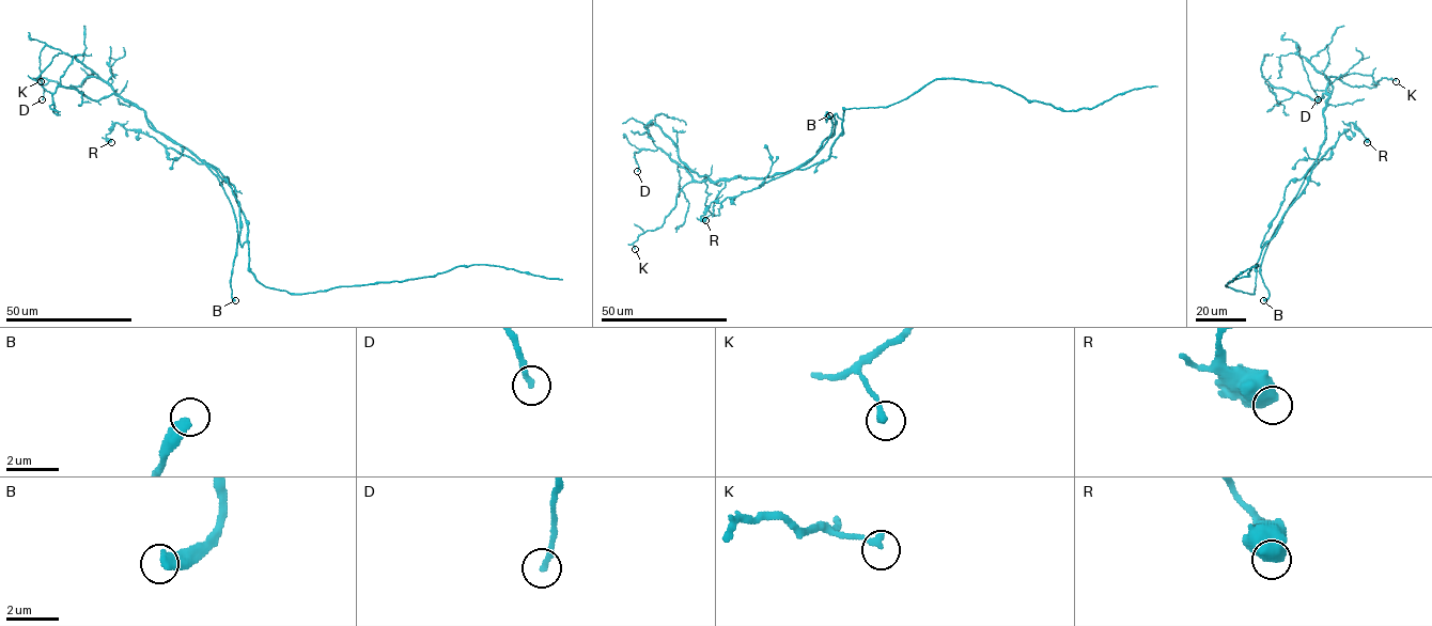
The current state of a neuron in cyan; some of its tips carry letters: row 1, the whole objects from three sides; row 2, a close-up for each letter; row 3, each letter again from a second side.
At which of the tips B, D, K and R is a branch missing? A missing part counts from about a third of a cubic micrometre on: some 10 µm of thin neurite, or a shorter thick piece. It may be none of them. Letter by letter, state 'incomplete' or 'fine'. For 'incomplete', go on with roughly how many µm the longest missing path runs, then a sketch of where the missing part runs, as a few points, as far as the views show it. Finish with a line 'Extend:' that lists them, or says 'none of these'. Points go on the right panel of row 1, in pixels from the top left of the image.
B: incomplete | 4 µm
D: fine
K: fine
R: fine
Extend: B

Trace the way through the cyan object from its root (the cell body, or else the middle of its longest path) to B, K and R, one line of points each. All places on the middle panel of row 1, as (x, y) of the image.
B: (842, 123), (830, 156), (797, 169), (827, 140), (833, 122), (825, 115), (826, 122), (829, 115)
K: (842, 123), (830, 156), (806, 169), (761, 177), (687, 183), (664, 223), (640, 234), (633, 244), (635, 249)
R: (842, 123), (842, 131), (827, 159), (806, 169), (797, 167), (719, 203), (713, 201), (700, 217), (705, 220)

